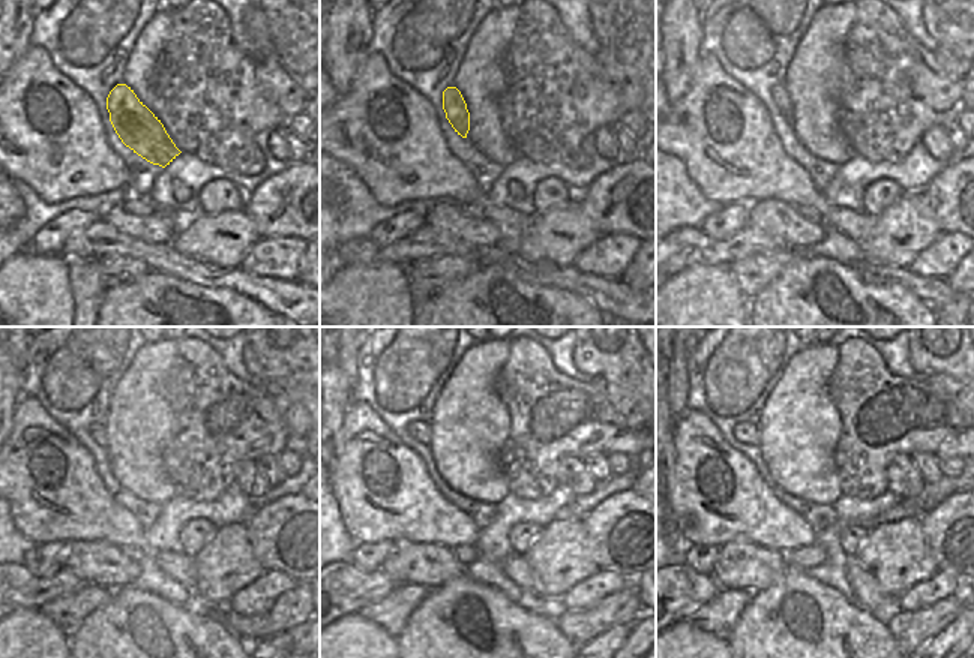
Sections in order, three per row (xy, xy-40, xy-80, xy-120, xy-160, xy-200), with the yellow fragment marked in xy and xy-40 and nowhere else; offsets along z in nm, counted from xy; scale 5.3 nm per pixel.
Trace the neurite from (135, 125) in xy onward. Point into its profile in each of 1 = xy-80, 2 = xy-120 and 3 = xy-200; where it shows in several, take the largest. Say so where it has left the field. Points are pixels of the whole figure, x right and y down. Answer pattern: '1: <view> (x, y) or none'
1: xy-80 (779, 95)
2: xy-120 (98, 430)
3: xy-200 (746, 432)

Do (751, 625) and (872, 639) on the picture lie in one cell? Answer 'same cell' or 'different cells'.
same cell

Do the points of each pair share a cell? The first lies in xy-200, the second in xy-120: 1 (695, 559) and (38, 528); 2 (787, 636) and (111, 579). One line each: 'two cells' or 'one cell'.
1: two cells
2: two cells

